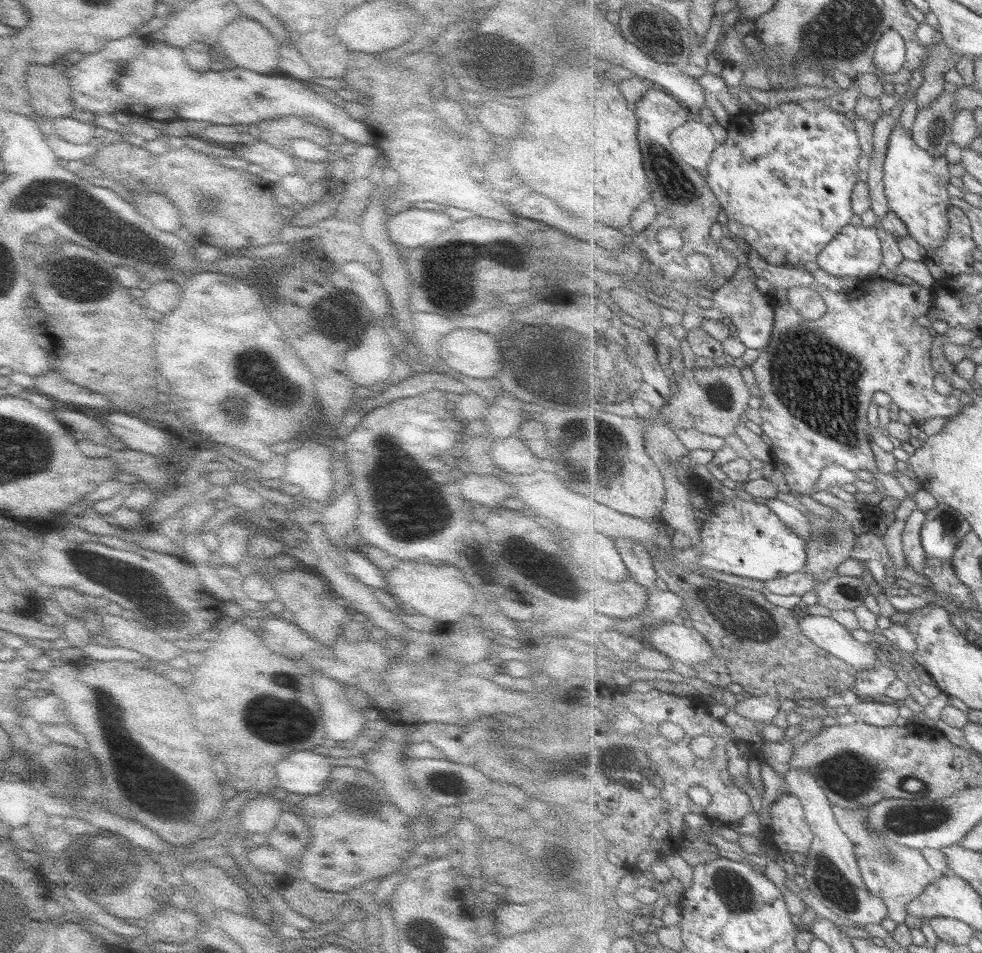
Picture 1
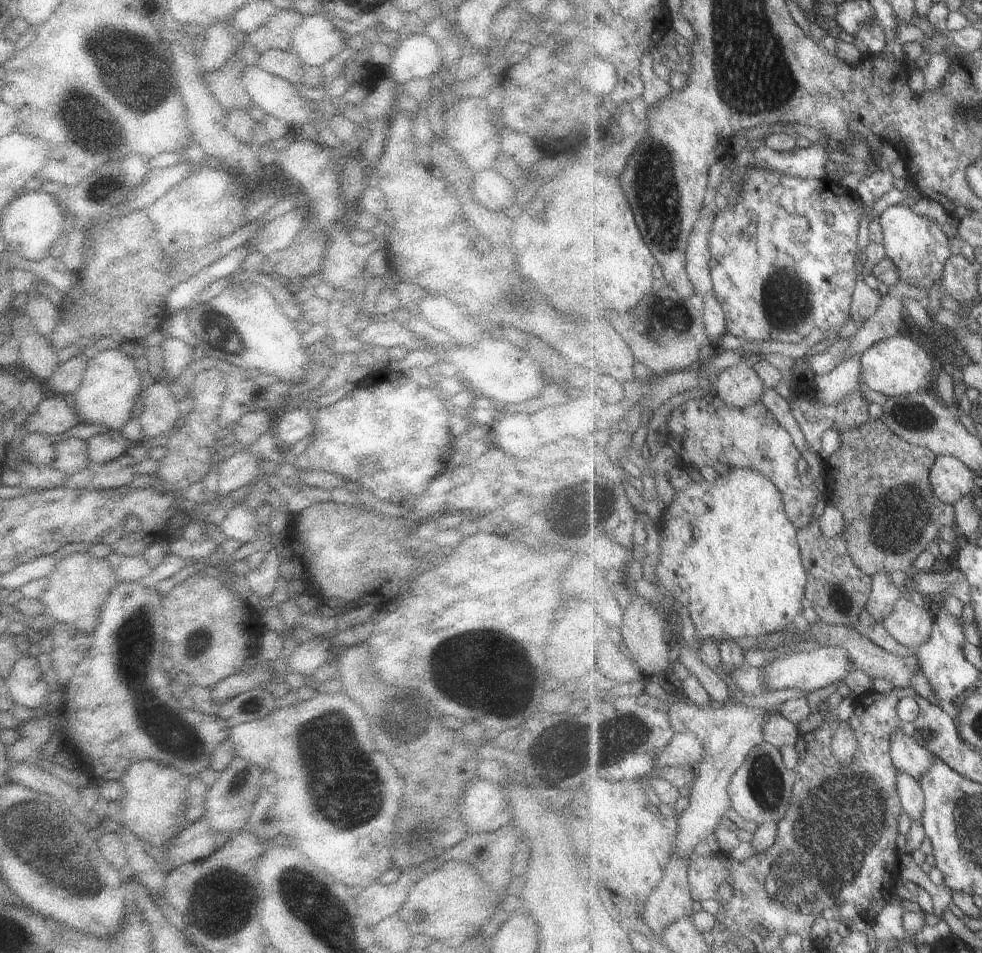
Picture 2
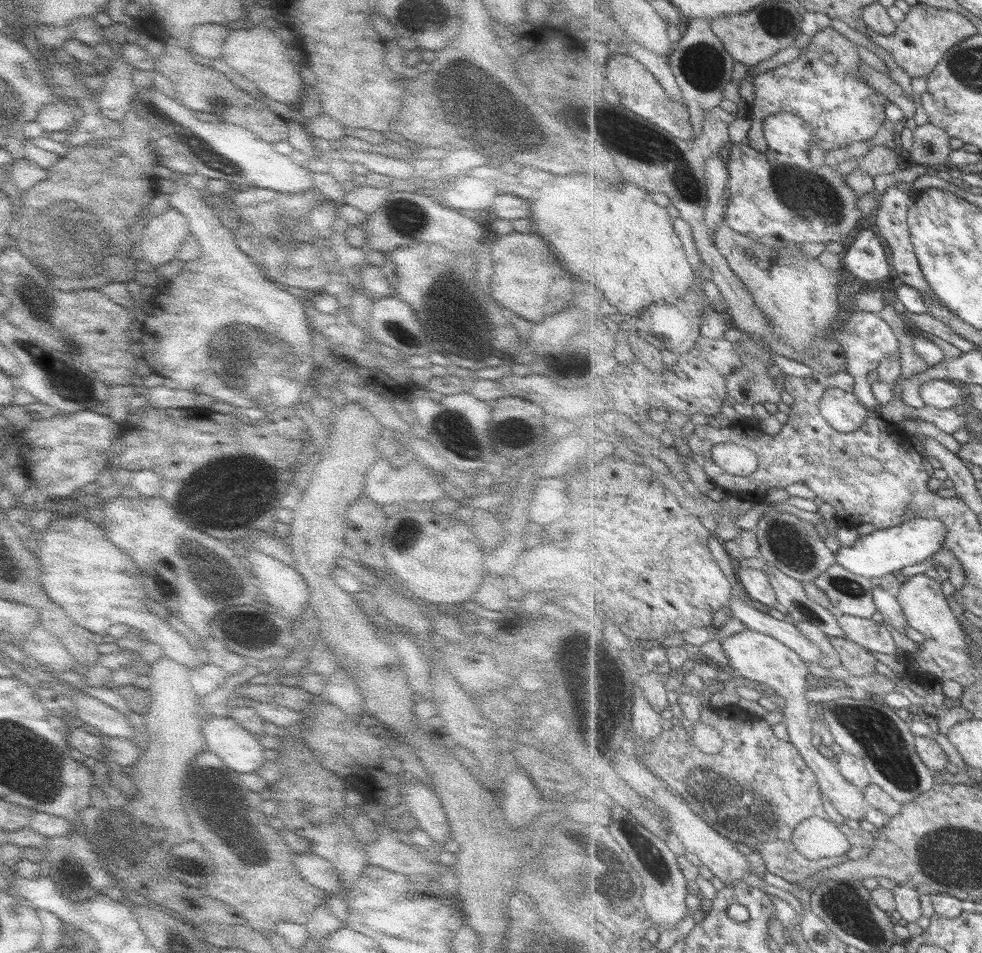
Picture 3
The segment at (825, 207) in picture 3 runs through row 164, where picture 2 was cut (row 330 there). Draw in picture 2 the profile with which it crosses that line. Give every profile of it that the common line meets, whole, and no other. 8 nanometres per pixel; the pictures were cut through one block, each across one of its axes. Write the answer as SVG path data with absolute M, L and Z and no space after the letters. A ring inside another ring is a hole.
M751 170L747 174L747 180L743 184L743 192L739 193L735 206L727 206L717 212L713 230L709 238L711 246L710 270L713 282L713 294L719 300L721 307L726 315L727 332L738 337L741 341L757 341L759 345L766 341L779 341L781 343L799 343L805 340L815 328L822 332L829 328L839 328L845 326L849 320L852 320L852 298L856 293L856 286L860 283L859 272L857 272L857 238L859 238L859 228L862 228L863 218L869 212L871 220L880 218L889 206L903 204L907 194L903 190L891 190L883 194L873 206L867 208L865 200L861 198L858 190L848 190L841 186L840 182L830 181L828 179L805 179L773 170Z

